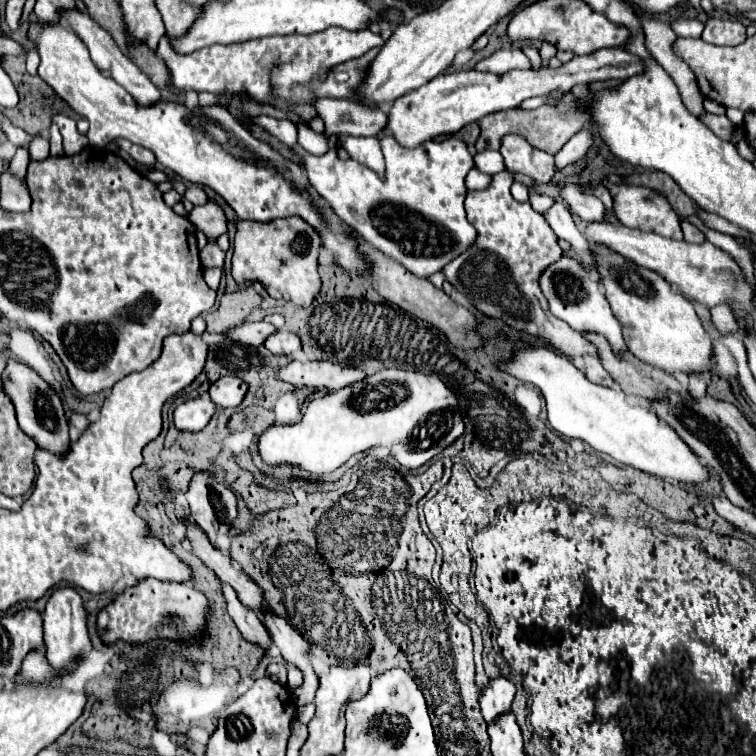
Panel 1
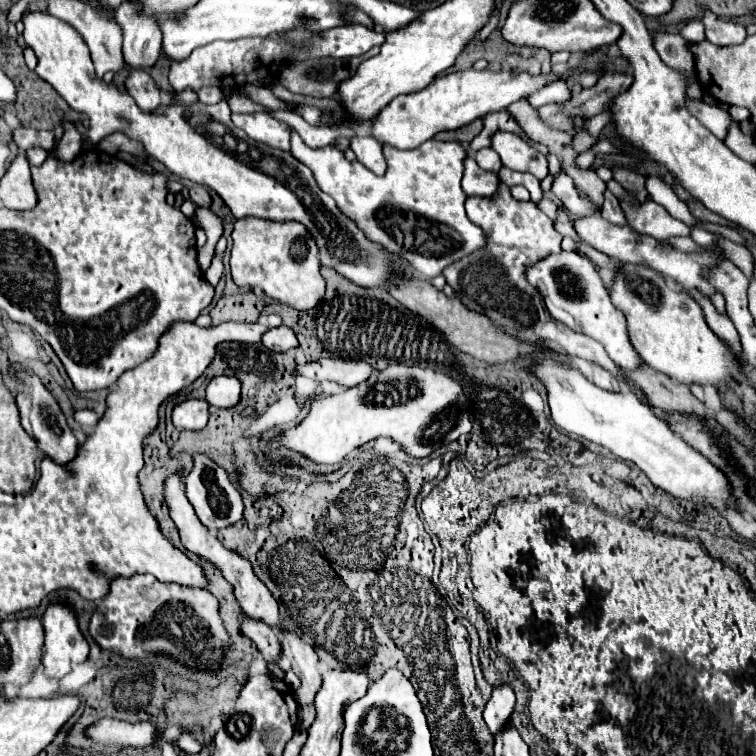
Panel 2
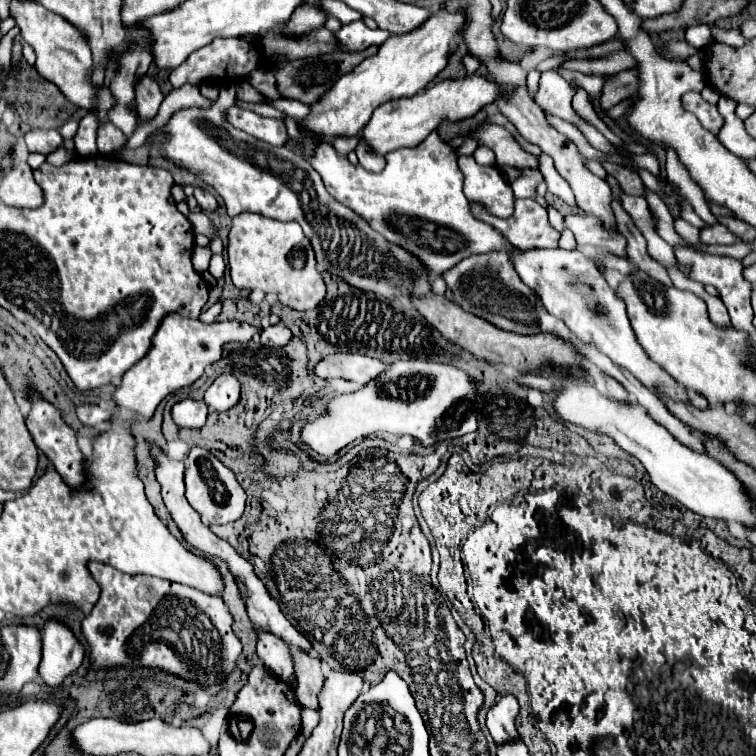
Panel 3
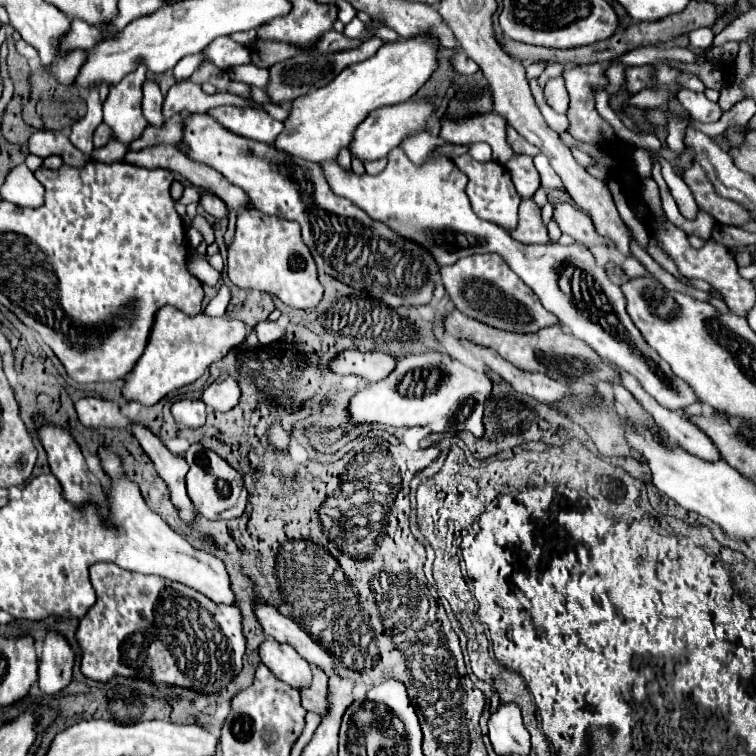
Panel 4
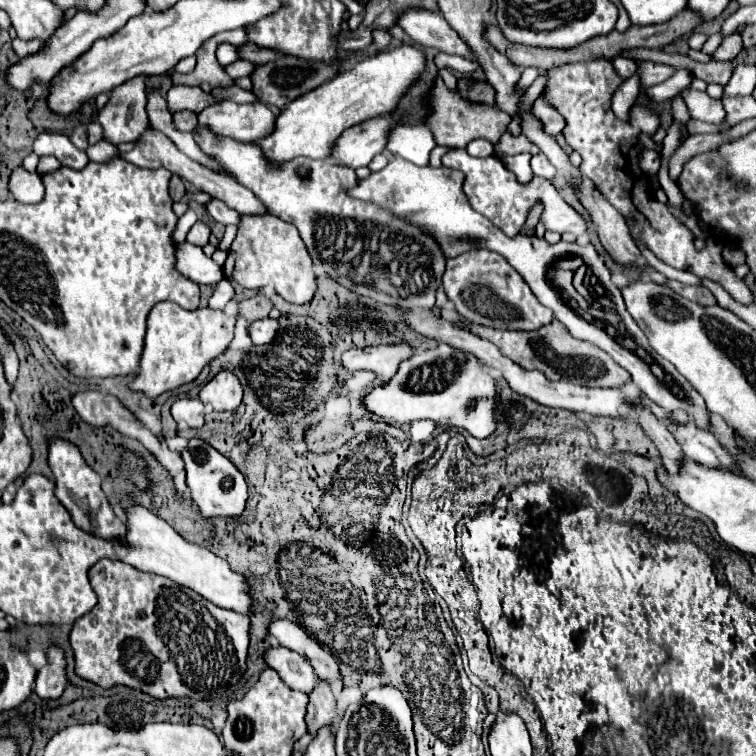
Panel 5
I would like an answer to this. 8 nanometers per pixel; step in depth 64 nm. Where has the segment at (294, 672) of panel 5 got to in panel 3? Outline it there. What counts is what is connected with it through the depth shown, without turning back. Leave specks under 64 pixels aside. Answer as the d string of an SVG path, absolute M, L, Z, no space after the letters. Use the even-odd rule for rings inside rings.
M256 628L258 636L258 656L264 660L266 670L272 672L272 676L278 676L280 680L288 682L292 672L292 656L288 656L288 644L280 640L276 634L270 634L262 628Z

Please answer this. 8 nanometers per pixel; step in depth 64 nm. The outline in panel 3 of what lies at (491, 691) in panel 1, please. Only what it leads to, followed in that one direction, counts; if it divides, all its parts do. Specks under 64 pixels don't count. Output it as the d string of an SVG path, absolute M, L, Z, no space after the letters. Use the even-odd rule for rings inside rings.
M512 694L498 696L494 706L486 714L486 726L496 744L500 744L500 740L512 740L512 736L520 738L514 726L516 716L518 716L518 700Z

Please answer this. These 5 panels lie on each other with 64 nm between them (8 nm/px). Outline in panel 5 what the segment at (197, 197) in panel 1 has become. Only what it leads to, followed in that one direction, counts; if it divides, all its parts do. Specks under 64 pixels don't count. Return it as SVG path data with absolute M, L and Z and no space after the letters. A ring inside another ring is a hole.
M212 198L210 202L206 202L206 210L214 220L218 220L222 224L238 224L240 222L240 214L236 214L232 208L228 208L222 200Z

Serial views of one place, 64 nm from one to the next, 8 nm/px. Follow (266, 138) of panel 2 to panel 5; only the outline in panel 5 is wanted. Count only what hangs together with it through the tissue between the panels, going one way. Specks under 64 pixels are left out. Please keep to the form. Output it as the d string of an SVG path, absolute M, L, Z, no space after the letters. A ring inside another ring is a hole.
M224 100L198 114L198 124L212 124L220 136L232 136L232 140L258 142L274 132L274 114L264 104L236 104Z

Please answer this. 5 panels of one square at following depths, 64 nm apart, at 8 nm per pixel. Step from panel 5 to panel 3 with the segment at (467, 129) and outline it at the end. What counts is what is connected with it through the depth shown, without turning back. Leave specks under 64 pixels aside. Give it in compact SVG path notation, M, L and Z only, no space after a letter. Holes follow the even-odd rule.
M484 122L474 134L472 138L478 138L482 144L486 144L494 154L496 154L496 162L498 166L510 166L510 168L532 168L538 170L538 158L528 154L516 140L514 136L496 126L496 124L488 124Z

